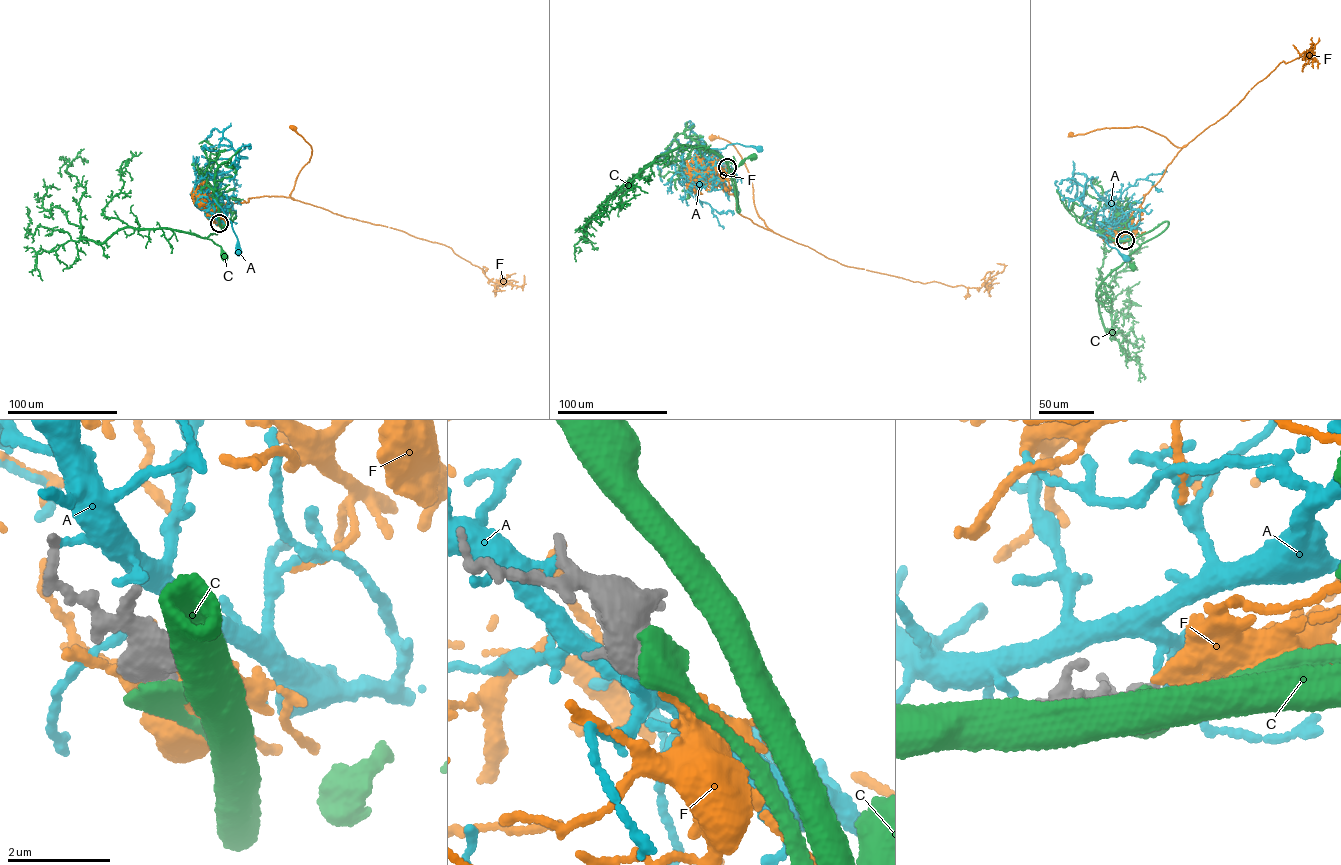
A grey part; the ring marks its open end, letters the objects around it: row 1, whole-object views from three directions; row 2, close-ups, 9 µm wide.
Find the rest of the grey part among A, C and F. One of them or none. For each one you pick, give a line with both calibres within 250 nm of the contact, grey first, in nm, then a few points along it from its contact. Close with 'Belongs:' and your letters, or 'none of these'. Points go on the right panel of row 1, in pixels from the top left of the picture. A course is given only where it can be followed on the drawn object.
F: 380 nm thick on the grey side, 200 nm on the other; it runs (1125, 240), (1133, 236), (1145, 195), (1186, 145), (1176, 146), (1141, 126), (1070, 134)
Belongs: F

